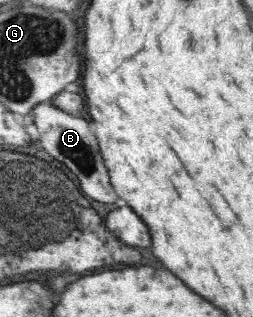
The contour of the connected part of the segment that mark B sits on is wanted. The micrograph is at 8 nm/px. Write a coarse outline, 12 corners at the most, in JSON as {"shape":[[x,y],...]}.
{"shape":[[38,104],[42,146],[87,199],[115,203],[89,123]]}

